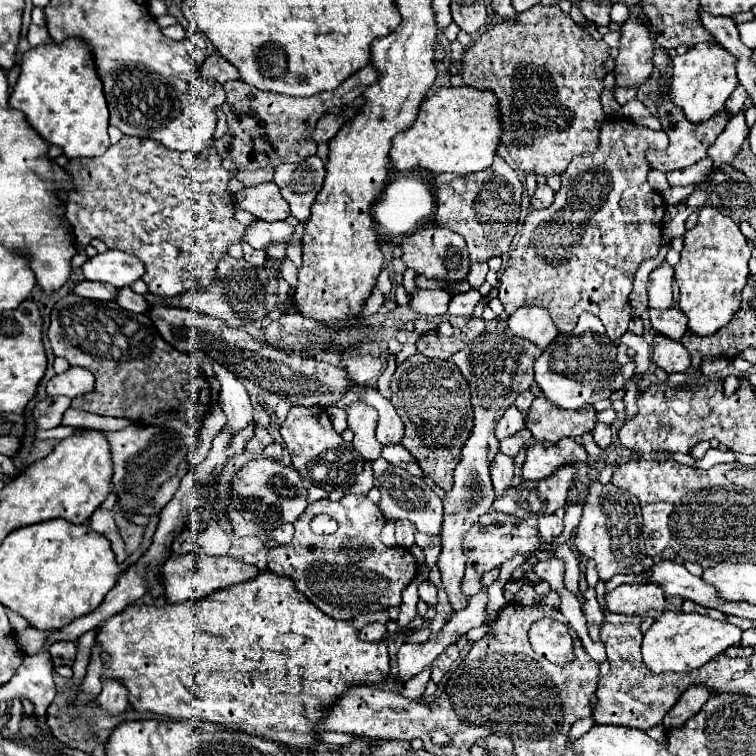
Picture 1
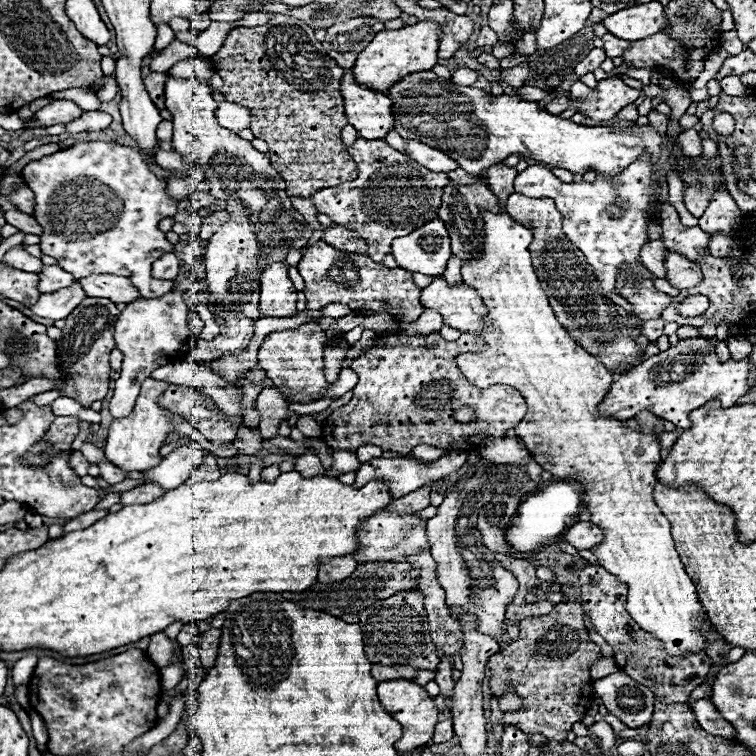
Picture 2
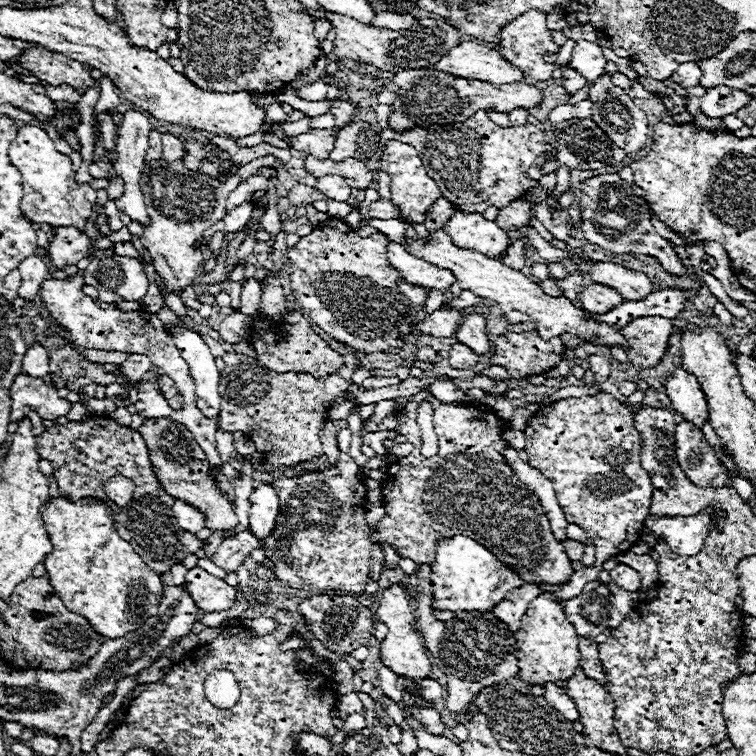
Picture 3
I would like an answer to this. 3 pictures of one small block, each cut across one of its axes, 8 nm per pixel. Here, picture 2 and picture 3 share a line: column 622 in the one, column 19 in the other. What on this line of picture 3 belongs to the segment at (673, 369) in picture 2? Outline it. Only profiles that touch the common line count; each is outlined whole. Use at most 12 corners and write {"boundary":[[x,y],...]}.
{"boundary":[[18,374],[10,386],[12,422],[30,410],[44,420],[66,416],[54,384]]}

